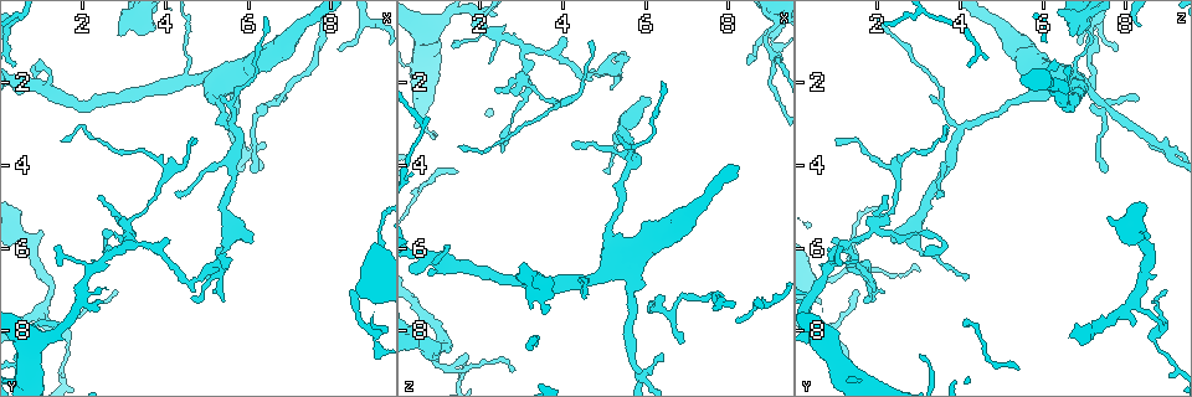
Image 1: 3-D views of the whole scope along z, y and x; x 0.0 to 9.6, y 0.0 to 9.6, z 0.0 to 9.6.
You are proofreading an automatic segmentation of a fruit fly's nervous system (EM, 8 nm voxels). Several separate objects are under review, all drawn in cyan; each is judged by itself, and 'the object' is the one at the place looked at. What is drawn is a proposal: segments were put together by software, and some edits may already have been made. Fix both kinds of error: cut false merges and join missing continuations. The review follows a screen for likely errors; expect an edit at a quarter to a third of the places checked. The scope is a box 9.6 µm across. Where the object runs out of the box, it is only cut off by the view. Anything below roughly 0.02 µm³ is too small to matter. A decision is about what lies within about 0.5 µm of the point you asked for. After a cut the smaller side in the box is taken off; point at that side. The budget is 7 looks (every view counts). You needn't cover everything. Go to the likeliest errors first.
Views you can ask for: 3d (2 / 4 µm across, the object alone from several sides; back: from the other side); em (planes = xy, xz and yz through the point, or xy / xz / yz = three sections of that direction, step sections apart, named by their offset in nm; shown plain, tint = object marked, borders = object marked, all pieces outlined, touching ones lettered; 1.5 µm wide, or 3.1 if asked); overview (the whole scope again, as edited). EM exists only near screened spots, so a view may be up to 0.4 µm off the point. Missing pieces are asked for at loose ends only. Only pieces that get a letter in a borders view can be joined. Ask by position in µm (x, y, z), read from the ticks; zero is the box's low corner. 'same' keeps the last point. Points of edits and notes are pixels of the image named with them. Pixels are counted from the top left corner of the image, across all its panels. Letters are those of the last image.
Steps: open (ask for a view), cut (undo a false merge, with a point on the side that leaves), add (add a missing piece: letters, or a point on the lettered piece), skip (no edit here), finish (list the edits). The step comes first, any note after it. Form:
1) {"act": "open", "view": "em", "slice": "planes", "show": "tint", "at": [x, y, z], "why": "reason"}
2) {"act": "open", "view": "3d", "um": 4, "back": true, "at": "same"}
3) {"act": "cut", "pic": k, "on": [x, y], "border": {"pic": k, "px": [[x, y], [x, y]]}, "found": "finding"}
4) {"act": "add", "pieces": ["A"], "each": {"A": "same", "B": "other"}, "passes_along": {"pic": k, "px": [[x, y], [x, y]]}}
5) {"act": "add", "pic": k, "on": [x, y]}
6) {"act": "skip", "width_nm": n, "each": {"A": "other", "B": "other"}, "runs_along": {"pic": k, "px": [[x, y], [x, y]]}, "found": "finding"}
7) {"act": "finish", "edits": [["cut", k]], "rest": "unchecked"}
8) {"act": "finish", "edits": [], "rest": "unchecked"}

{"act": "open", "view": "em", "slice": "planes", "show": "borders", "at": [2.85, 0.85, 6.70], "why": "an open end"}

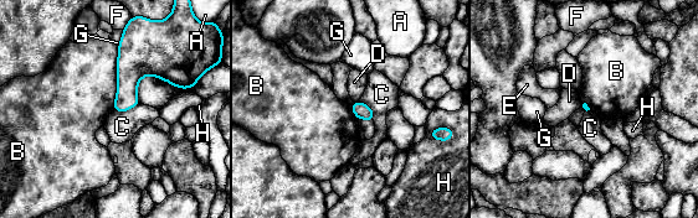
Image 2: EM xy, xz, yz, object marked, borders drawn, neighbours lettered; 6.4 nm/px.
{"act": "skip", "each": {"A": "other", "B": "other", "C": "other", "D": "other", "E": "other", "F": "other", "G": "other", "H": "other"}, "border": {"pic": 2, "px": [[118, 46], [117, 93], [112, 109]]}, "found": "no lettered piece goes on from it"}

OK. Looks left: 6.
{"act": "open", "view": "em", "slice": "planes", "show": "borders", "at": [2.35, 4.70, 2.25], "why": "free end"}

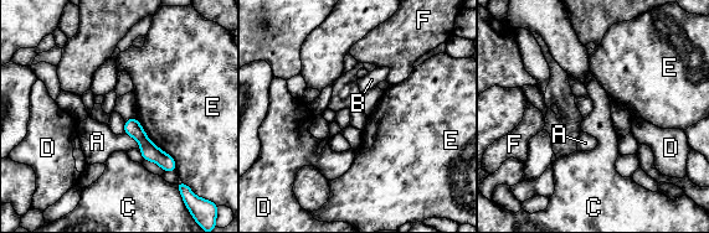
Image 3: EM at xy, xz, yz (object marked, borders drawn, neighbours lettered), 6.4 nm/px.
{"act": "skip", "each": {"A": "other", "B": "other", "C": "other", "D": "other", "E": "other", "F": "other"}, "border": {"pic": 3, "px": [[123, 122], [124, 133]]}, "found": "no lettered piece goes on from it"}

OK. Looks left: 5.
{"act": "open", "view": "3d", "um": 2, "at": [5.10, 2.40, 5.50], "why": "thick turns thin"}

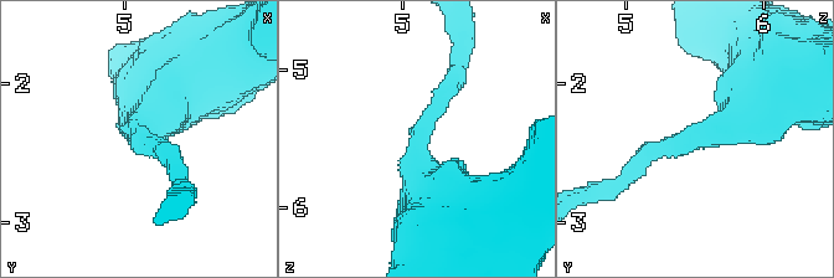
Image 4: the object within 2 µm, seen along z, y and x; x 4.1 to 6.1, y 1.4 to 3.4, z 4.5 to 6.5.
{"act": "open", "view": "em", "slice": "planes", "show": "borders", "at": [5.16, 2.42, 5.44]}

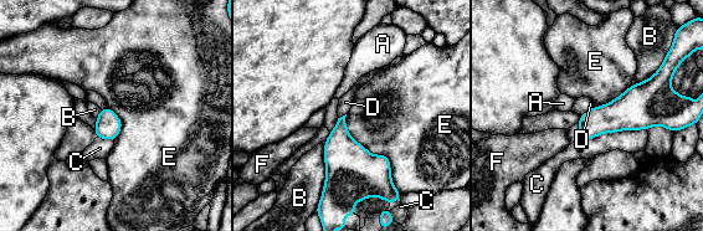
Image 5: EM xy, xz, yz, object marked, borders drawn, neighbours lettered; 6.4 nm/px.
{"act": "skip", "longest_contact_nm": ["E", 550], "each": {"A": "other", "B": "other", "C": "other", "D": "other", "E": "other", "F": "other"}, "border": {"pic": 5, "px": [[345, 114], [394, 186]]}, "found": "all the same cell"}

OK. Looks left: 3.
{"act": "finish", "edits": [], "rest": "unchecked"}

